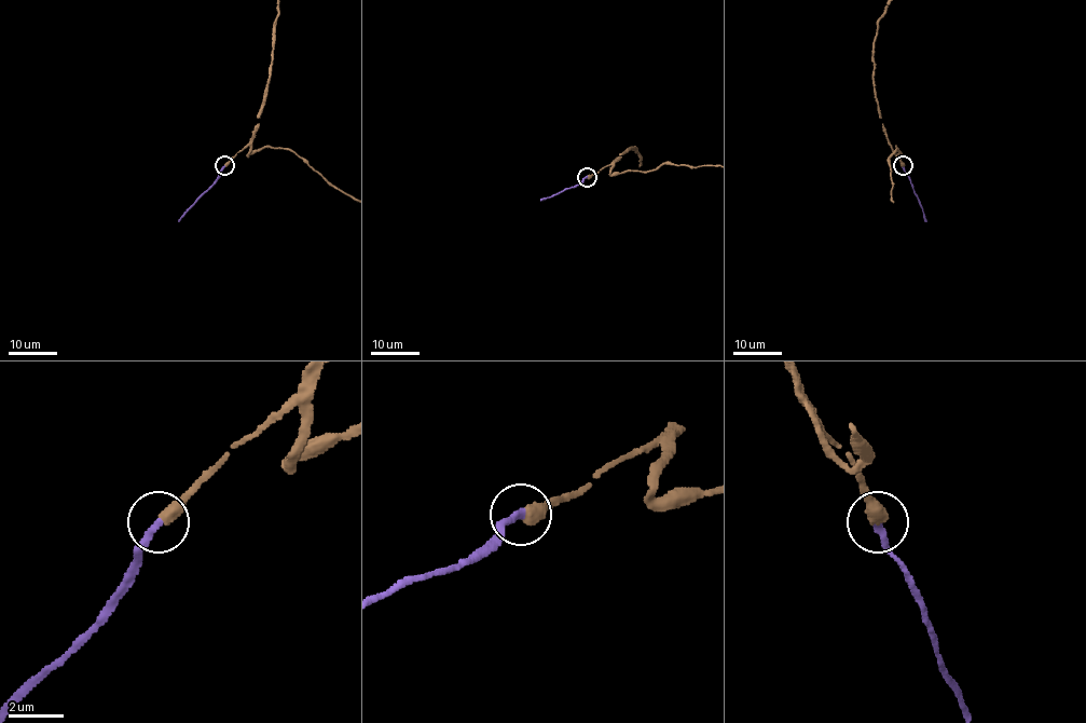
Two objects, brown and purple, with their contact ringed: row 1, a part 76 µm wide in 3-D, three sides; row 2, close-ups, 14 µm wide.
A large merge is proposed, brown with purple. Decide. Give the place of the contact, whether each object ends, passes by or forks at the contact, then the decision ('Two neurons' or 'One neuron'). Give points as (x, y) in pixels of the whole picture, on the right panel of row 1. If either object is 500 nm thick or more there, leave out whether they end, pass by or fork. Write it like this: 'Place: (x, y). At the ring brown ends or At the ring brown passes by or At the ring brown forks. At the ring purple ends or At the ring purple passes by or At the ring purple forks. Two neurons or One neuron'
Place: (903, 165). One neuron

